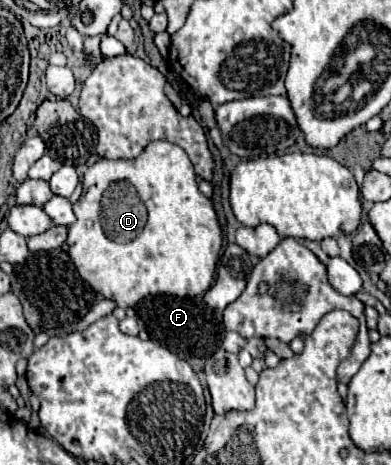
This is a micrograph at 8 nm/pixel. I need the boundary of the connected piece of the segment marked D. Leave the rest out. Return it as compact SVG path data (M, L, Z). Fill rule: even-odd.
M150 141L144 151L134 157L134 159L98 159L82 177L82 185L84 185L84 193L82 197L74 203L74 213L76 213L76 223L68 227L68 255L72 259L72 263L76 265L80 277L98 293L102 293L106 299L112 299L118 303L118 307L134 307L140 299L148 297L148 295L176 295L176 297L196 297L202 295L210 289L212 281L214 281L214 271L216 271L216 261L220 257L220 249L222 249L222 229L214 211L214 203L212 199L208 199L206 195L200 193L198 183L196 183L196 173L194 167L188 159L188 155L182 151L182 147L168 143L168 141ZM104 193L108 193L108 217L106 217L106 231L102 225L102 197Z

